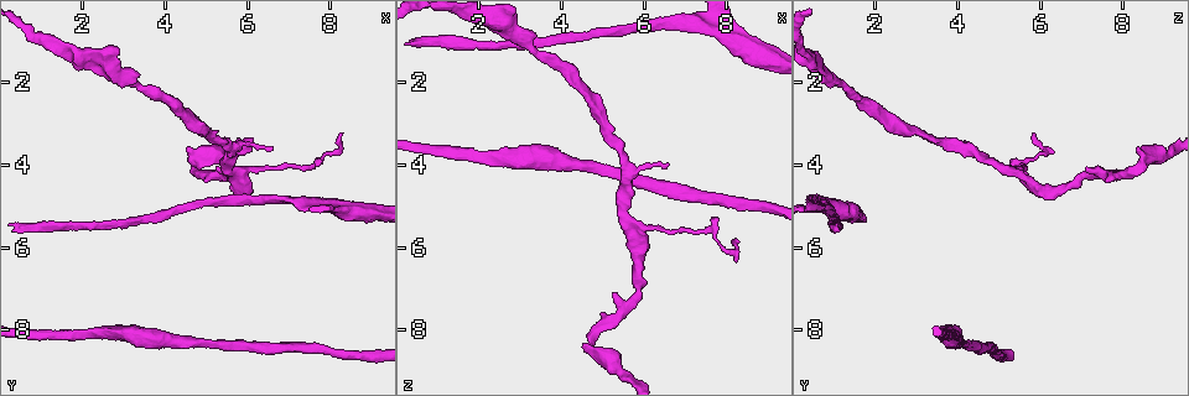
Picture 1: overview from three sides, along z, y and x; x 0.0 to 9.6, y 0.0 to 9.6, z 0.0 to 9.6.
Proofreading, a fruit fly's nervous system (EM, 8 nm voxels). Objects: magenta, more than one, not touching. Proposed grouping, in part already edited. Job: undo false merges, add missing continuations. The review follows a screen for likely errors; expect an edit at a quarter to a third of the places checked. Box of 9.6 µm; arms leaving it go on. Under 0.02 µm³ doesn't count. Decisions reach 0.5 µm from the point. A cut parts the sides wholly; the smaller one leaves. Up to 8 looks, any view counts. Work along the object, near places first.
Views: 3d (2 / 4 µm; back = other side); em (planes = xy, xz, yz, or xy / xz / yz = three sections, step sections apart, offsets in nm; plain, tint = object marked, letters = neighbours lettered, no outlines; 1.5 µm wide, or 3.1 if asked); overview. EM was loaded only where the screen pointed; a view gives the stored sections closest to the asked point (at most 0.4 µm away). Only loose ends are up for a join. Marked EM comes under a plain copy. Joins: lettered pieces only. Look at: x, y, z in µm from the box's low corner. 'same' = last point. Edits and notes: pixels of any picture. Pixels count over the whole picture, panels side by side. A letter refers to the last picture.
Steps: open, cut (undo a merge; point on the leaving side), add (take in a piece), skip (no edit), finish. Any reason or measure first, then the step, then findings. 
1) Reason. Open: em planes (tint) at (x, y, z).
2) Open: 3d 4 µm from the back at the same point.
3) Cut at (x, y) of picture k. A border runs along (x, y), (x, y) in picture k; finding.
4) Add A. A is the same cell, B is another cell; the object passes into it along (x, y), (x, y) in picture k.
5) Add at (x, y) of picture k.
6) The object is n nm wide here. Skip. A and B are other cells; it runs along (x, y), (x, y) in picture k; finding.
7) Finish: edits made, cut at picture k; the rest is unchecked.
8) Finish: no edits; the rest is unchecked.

Sudden change in width. Open: 3d 2 µm from the back at (4.85, 3.85, 8.50).

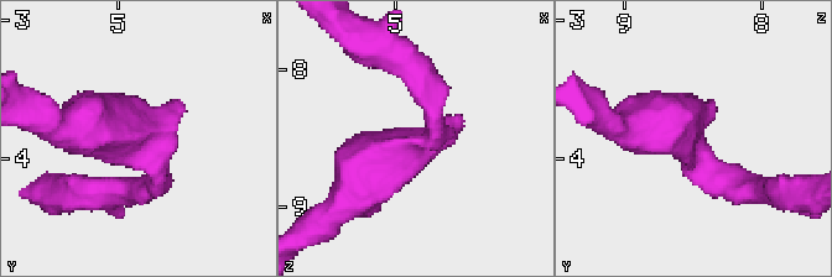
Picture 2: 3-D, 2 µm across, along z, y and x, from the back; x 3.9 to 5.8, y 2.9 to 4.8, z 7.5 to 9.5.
The arms are 200, 300 nm wide; need the tissue. Open: em planes (letters) at (4.86, 3.90, 8.50).

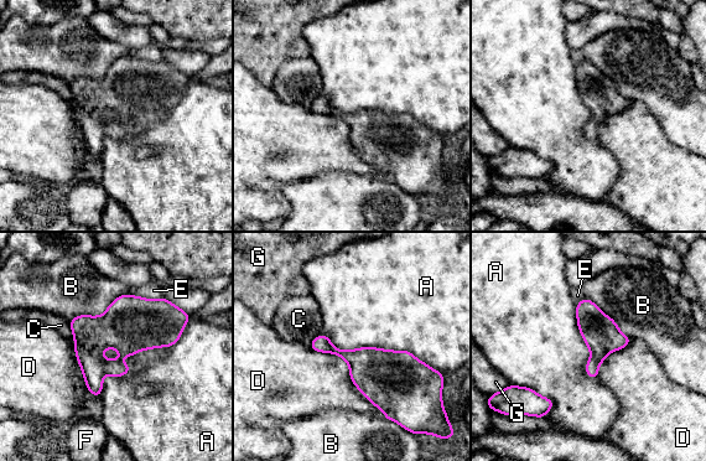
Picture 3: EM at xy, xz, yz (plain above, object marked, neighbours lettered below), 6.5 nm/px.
Skip. A, B, C, D, E, F and G are other cells; all the same cell.

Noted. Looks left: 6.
Calibre changes. Open: 3d 2 µm at (4.05, 8.25, 3.95).

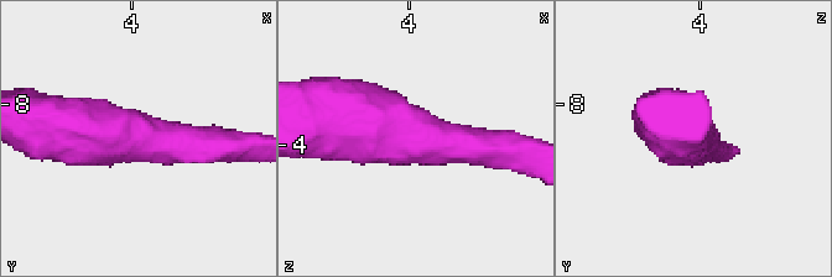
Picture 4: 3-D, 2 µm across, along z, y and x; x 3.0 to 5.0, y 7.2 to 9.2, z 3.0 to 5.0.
Open: em xz step 4 (tint) at (4.10, 8.22, 3.92).

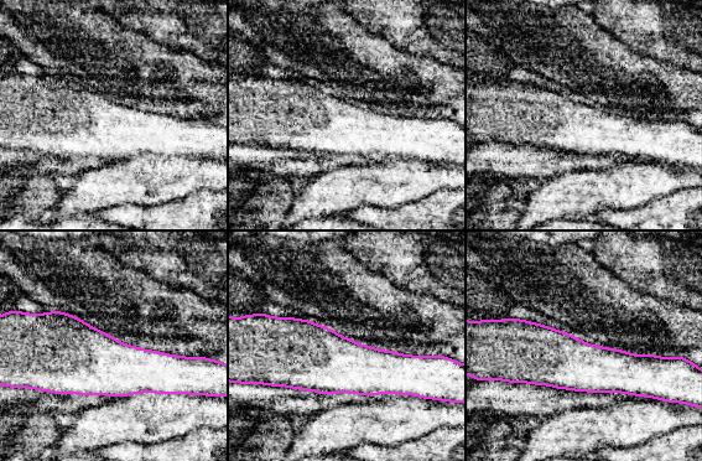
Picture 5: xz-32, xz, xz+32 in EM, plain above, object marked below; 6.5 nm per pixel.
Open: em planes (letters) at the same point.

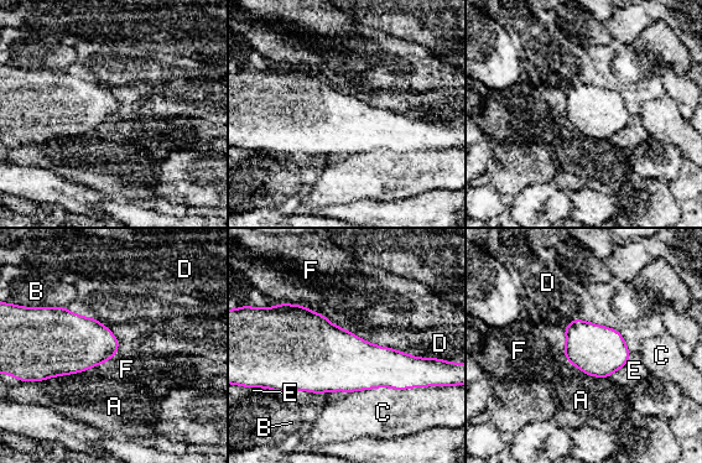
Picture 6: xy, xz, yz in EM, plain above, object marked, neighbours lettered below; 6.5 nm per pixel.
Skip. A, B, C, D, E and F are other cells; a border runs along (354, 334), (379, 346), (432, 359) in picture 6; one cell here.

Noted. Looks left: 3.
Open: em xy step 8 (letters) at (7.75, 5.00, 0.80).

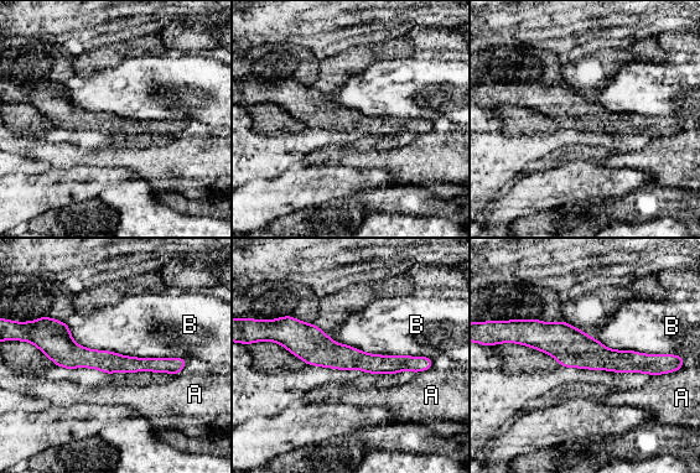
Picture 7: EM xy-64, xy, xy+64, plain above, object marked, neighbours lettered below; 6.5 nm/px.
Another direction. Open: em planes (letters) at the same point.

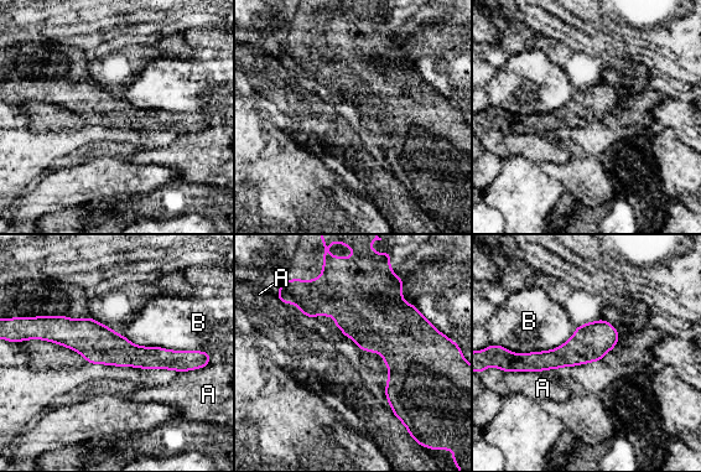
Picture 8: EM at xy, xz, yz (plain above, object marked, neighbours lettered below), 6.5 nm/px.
The object is 100 nm wide here; the longest contact is with B, 600 nm. Skip. A and B are other cells; continuous, no second cell.

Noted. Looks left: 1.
Finish: no edits; the rest is unchecked.

